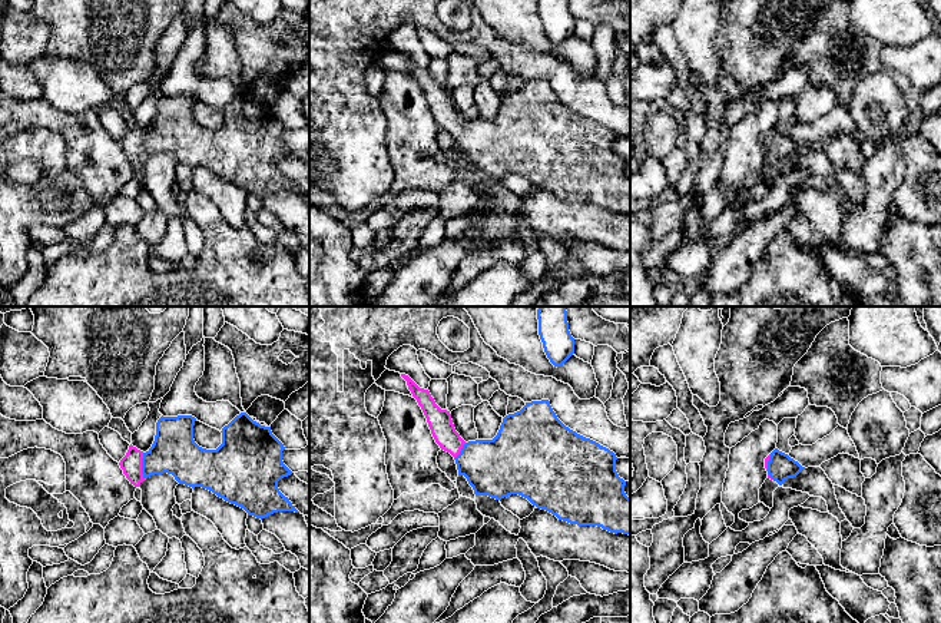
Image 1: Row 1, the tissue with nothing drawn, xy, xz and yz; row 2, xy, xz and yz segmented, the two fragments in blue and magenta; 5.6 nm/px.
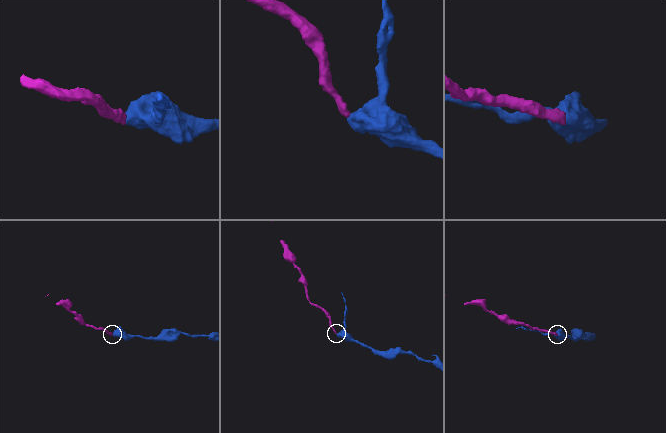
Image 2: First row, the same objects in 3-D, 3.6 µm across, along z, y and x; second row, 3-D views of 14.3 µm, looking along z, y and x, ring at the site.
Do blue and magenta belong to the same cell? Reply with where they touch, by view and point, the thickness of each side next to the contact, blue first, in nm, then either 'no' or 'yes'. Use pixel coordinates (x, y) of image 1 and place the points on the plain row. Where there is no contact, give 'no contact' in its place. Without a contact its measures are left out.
xy (142, 145) | 260/120 nm | yes

